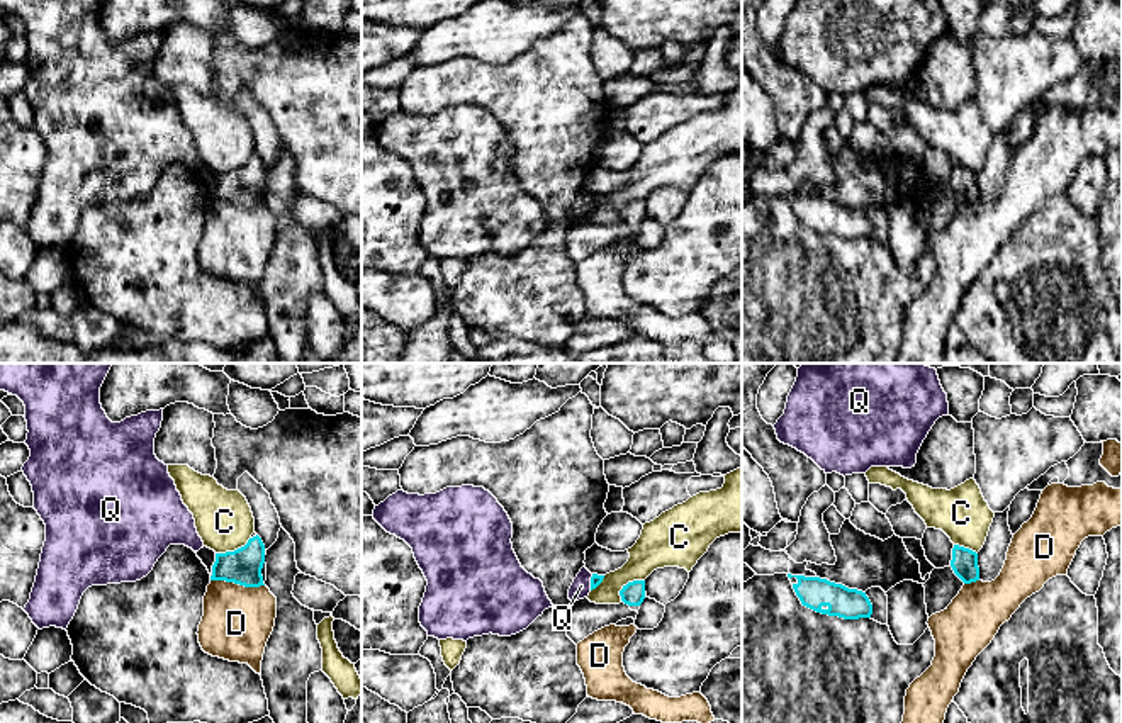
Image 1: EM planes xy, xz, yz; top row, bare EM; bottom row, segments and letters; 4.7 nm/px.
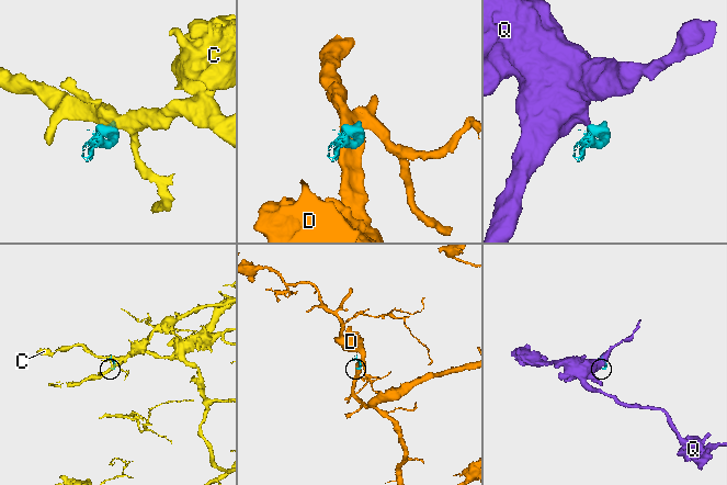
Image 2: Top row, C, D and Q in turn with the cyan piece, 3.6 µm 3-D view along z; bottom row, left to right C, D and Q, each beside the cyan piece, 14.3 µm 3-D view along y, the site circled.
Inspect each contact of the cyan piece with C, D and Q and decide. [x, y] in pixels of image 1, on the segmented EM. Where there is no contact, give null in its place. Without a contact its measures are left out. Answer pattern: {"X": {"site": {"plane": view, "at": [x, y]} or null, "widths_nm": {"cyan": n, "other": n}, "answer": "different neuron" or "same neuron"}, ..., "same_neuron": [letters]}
{"C": {"site": {"plane": "xz", "at": [627, 584]}, "widths_nm": {"cyan": 110, "other": 220}, "answer": "different neuron"}, "D": {"site": {"plane": "xy", "at": [238, 582]}, "widths_nm": {"cyan": 170, "other": 320}, "answer": "different neuron"}, "Q": {"site": {"plane": "xz", "at": [591, 582]}, "widths_nm": {"cyan": 50, "other": 90}, "answer": "different neuron"}, "same_neuron": []}

